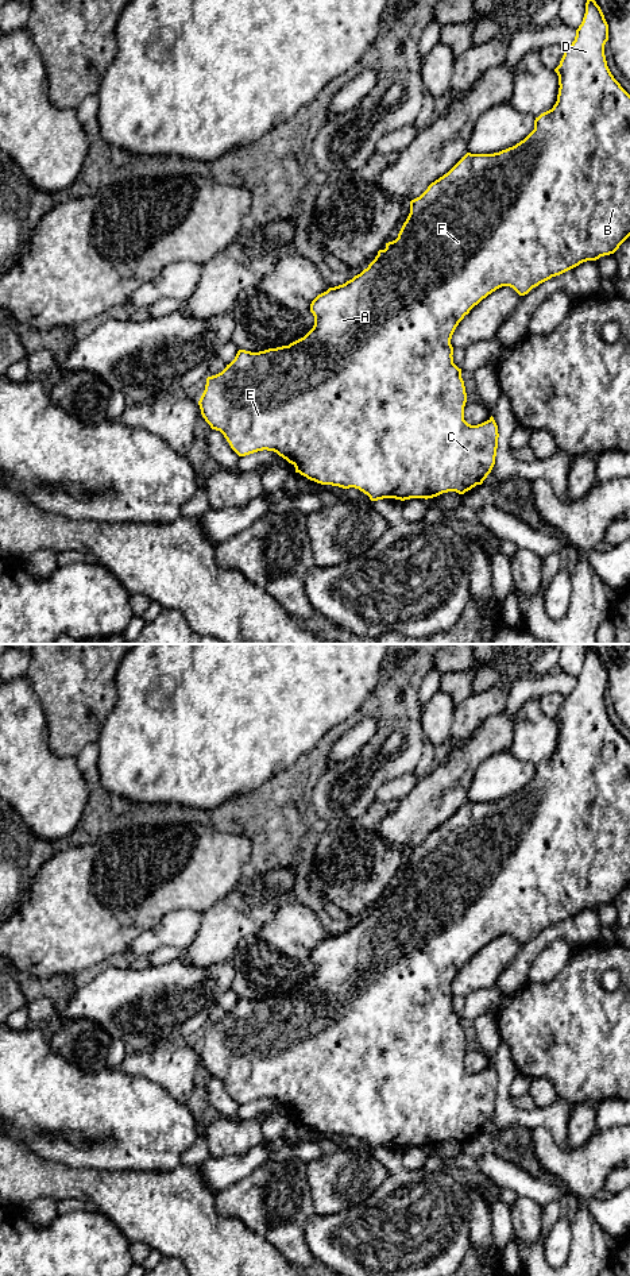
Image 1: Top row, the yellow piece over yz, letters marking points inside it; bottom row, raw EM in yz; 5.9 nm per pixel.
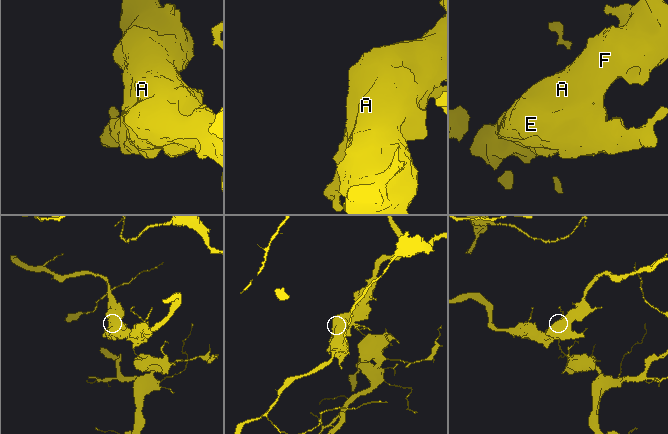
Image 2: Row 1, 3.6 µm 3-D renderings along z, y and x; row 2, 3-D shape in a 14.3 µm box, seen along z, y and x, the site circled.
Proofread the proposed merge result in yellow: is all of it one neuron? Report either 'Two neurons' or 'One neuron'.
One neuron

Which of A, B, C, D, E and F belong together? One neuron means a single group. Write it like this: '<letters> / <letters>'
A B C D E F

